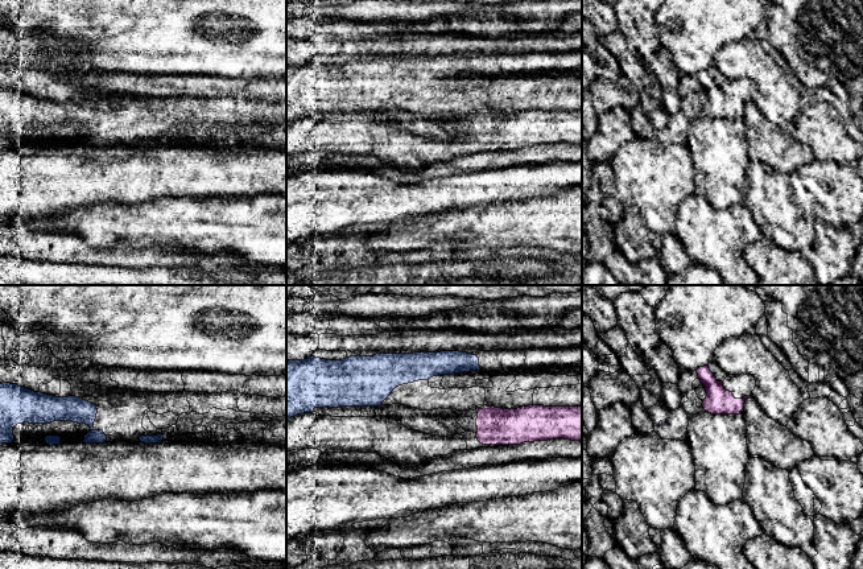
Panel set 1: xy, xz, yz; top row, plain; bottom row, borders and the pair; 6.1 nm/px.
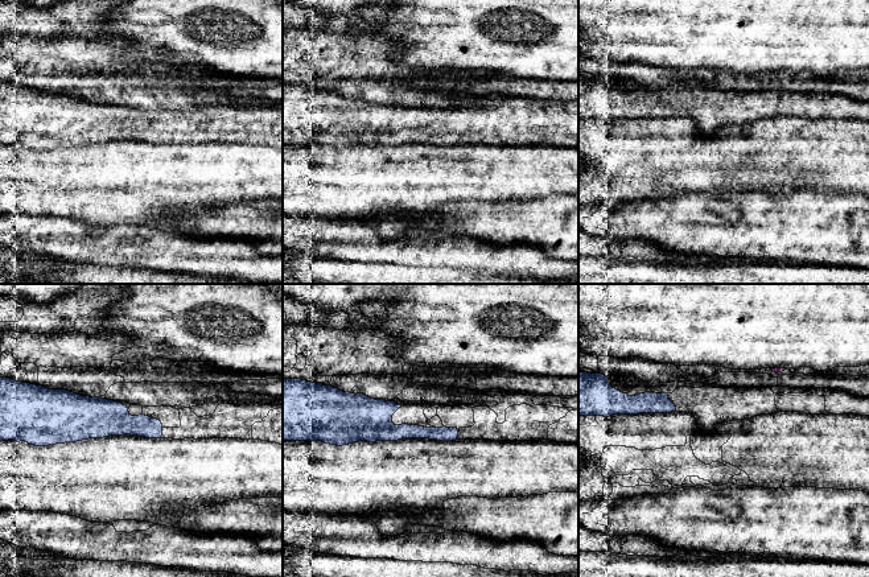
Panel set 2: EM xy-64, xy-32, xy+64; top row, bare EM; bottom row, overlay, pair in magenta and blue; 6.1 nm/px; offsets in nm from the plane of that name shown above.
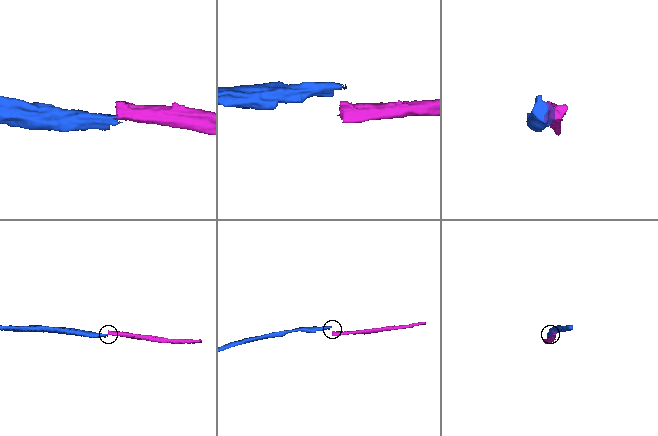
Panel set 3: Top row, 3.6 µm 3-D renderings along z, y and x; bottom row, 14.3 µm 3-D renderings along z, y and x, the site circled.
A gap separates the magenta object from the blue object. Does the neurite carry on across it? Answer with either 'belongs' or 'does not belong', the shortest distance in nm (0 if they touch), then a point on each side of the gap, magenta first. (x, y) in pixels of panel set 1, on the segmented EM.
does not belong; gap 220 nm; span xz (484, 405), (479, 370)

